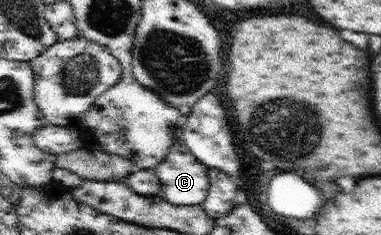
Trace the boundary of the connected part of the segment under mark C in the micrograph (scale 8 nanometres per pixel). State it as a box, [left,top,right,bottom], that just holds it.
[156,141,210,206]

